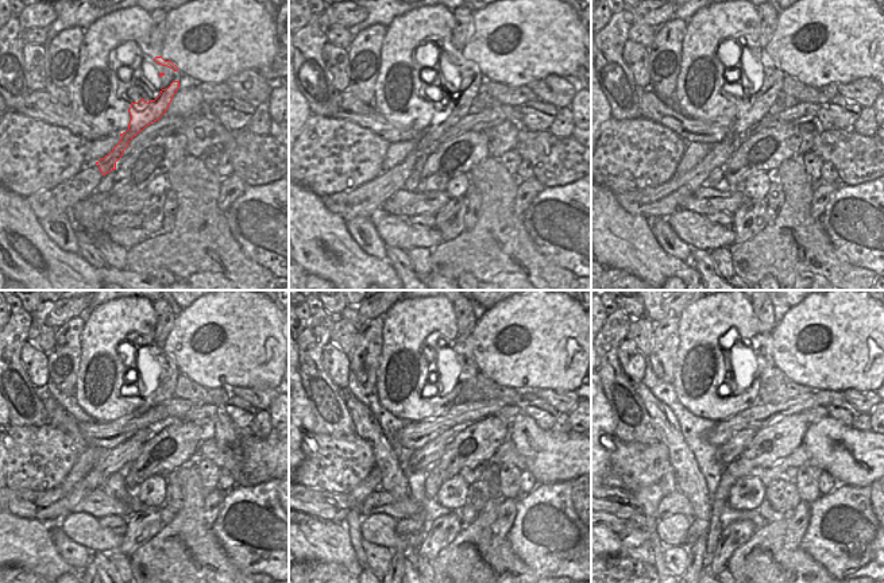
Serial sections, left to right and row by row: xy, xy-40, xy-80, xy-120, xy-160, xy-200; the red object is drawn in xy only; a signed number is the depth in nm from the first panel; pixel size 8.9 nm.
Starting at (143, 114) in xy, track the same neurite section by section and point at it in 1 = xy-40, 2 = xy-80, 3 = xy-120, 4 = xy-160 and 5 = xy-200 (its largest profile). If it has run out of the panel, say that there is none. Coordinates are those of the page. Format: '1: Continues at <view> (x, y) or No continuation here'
1: Continues at xy-40 (446, 114)
2: Continues at xy-80 (748, 115)
3: Continues at xy-120 (166, 385)
4: Continues at xy-160 (467, 379)
5: Continues at xy-200 (763, 344)

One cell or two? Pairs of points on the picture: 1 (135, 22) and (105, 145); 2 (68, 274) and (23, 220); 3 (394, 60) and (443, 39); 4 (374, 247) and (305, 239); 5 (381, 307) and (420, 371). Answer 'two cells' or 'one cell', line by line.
1: two cells
2: one cell
3: one cell
4: two cells
5: two cells

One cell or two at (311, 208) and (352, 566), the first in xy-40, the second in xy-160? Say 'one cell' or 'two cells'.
one cell

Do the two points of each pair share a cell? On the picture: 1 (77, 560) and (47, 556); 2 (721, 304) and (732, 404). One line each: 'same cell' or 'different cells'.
1: different cells
2: same cell

